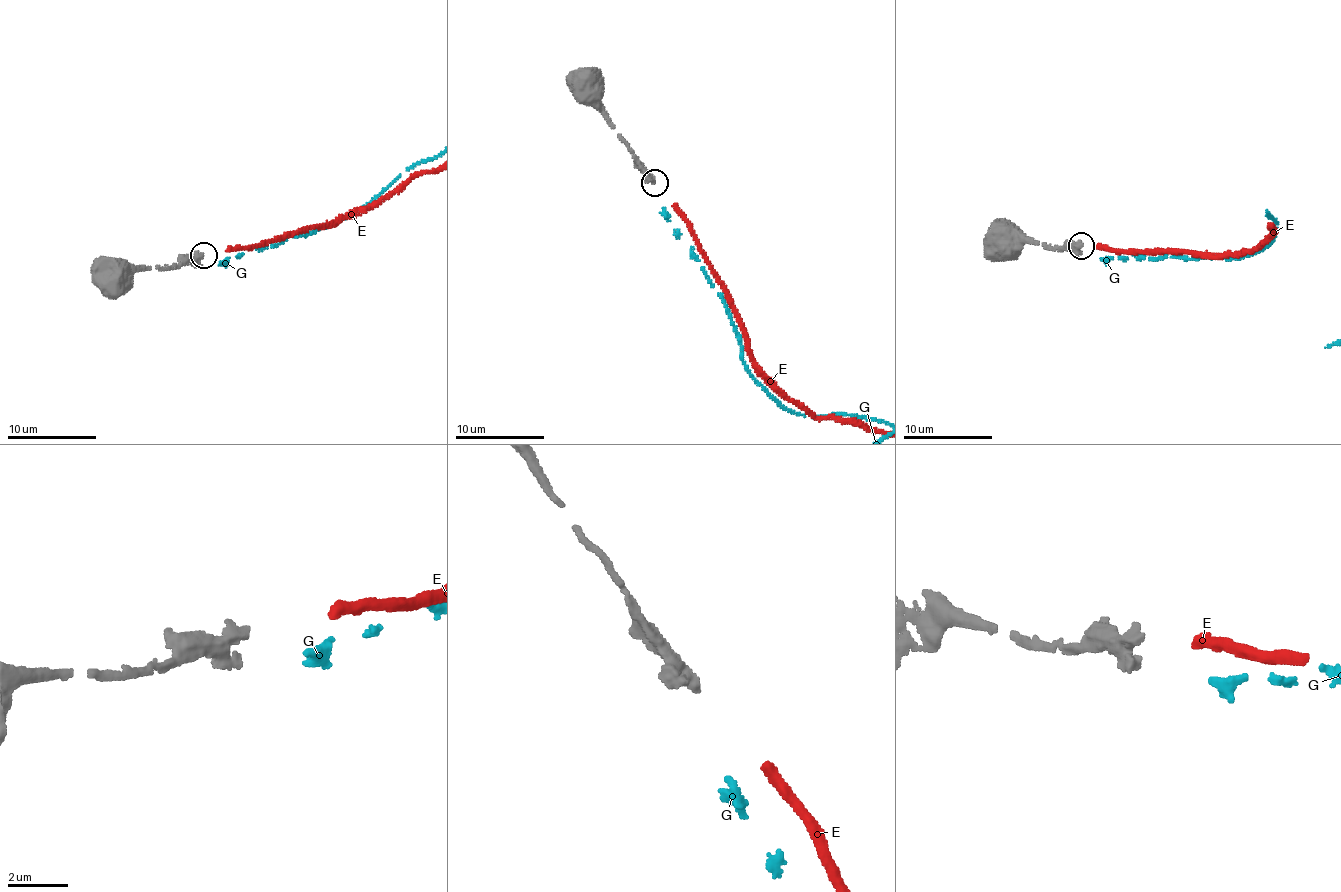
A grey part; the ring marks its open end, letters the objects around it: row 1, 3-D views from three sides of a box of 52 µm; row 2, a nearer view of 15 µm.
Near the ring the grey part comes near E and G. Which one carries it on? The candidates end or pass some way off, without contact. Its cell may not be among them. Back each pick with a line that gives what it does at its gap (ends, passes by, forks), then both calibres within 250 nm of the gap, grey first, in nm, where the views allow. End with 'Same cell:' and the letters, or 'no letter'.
G: it ends; calibres 360 and 380 nm
Same cell: G

